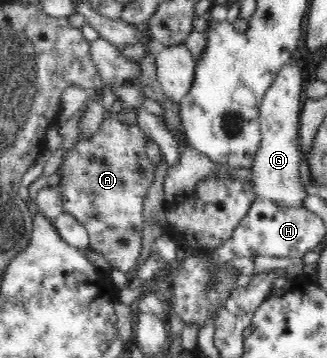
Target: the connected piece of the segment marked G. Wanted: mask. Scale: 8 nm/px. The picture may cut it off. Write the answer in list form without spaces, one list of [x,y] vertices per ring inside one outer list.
[[[288,63],[278,73],[276,80],[267,89],[262,101],[259,105],[259,122],[261,127],[262,139],[254,165],[250,167],[252,172],[252,179],[250,179],[250,186],[256,192],[256,199],[269,199],[275,205],[284,207],[303,207],[303,201],[308,197],[305,192],[303,183],[301,182],[301,167],[305,161],[300,149],[300,113],[302,111],[302,71],[300,67],[294,63]]]

